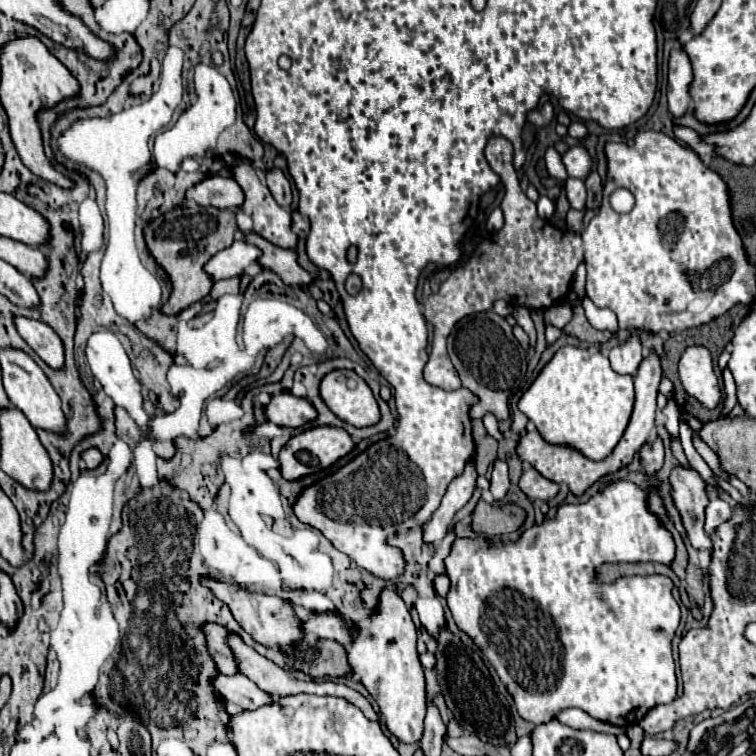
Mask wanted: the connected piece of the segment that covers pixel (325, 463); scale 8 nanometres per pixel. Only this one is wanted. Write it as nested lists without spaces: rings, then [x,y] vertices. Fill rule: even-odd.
[[[312,427],[298,435],[294,435],[278,453],[280,473],[284,479],[298,479],[302,475],[316,473],[320,469],[330,467],[334,461],[338,461],[342,455],[350,453],[354,449],[354,441],[344,429],[338,427]]]

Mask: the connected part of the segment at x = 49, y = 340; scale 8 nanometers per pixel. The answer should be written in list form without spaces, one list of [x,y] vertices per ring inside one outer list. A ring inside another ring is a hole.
[[[14,317],[14,325],[16,325],[20,337],[38,353],[38,357],[42,361],[46,361],[54,369],[64,365],[62,341],[54,333],[54,329],[50,329],[42,321],[28,319],[28,317]]]

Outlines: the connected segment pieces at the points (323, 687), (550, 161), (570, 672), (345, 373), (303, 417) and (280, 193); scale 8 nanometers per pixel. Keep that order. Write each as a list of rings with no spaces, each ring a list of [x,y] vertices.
[[[230,633],[228,637],[226,637],[226,643],[228,643],[228,647],[230,647],[230,651],[232,651],[232,655],[234,655],[234,661],[236,661],[236,665],[238,665],[238,671],[242,673],[242,675],[246,675],[250,681],[254,681],[260,689],[264,689],[264,691],[268,691],[268,693],[272,693],[274,697],[286,697],[286,695],[294,695],[294,693],[314,693],[314,695],[336,695],[336,697],[344,697],[346,701],[350,701],[350,703],[354,703],[370,721],[378,721],[380,717],[378,717],[378,713],[374,711],[374,707],[370,705],[370,701],[364,697],[364,695],[360,695],[358,691],[354,691],[354,689],[350,689],[350,687],[346,687],[344,683],[334,683],[334,681],[294,681],[282,667],[278,667],[276,663],[272,663],[272,661],[268,661],[266,657],[262,657],[262,655],[258,655],[252,647],[248,647],[242,639],[240,639],[240,635],[236,635],[236,633]]]
[[[552,147],[546,151],[546,169],[548,169],[548,175],[554,177],[554,179],[560,179],[560,181],[568,179],[566,169],[564,169],[564,165],[560,161],[560,153],[556,153]]]
[[[614,481],[604,491],[594,495],[588,503],[580,505],[560,505],[556,515],[552,519],[544,519],[542,525],[534,525],[522,533],[518,541],[506,541],[502,545],[488,545],[486,539],[456,539],[452,543],[450,555],[444,559],[446,573],[450,577],[450,593],[446,597],[448,607],[452,611],[452,617],[456,625],[466,631],[474,643],[484,651],[488,661],[494,665],[498,677],[506,685],[508,693],[514,697],[516,709],[522,719],[532,721],[534,725],[546,723],[554,719],[560,711],[568,707],[580,707],[594,719],[618,725],[618,727],[630,727],[642,721],[642,717],[654,709],[660,703],[670,703],[676,697],[676,675],[674,675],[674,659],[672,659],[672,637],[680,623],[680,607],[672,597],[672,581],[666,575],[632,575],[632,577],[618,577],[614,583],[594,583],[594,569],[602,563],[648,563],[658,561],[670,565],[674,559],[674,539],[672,535],[662,527],[662,523],[648,511],[646,499],[650,491],[630,483],[630,481]]]
[[[334,369],[320,381],[320,397],[328,409],[354,427],[368,427],[380,419],[370,387],[348,369]]]
[[[288,391],[272,395],[270,403],[264,409],[264,415],[270,423],[280,425],[280,427],[300,427],[306,421],[316,417],[310,401],[294,397]]]
[[[268,169],[268,171],[264,171],[264,177],[266,177],[266,185],[268,185],[272,197],[282,207],[288,207],[292,203],[292,189],[290,189],[286,175],[280,169]]]

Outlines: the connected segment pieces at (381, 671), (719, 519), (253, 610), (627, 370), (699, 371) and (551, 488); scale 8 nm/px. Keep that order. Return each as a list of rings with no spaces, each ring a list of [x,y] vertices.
[[[390,587],[380,591],[378,605],[368,621],[366,627],[358,629],[348,649],[348,665],[376,699],[388,731],[404,743],[418,743],[426,715],[426,695],[424,671],[416,653],[416,625],[402,597]]]
[[[712,499],[710,505],[706,507],[706,525],[704,525],[704,531],[706,531],[708,535],[712,535],[714,529],[716,529],[720,523],[728,521],[730,517],[732,517],[730,505],[728,505],[726,501],[722,501],[722,499]]]
[[[200,577],[200,583],[206,585],[220,601],[224,601],[230,611],[234,613],[234,619],[248,631],[258,643],[268,647],[292,647],[296,641],[300,641],[300,619],[292,611],[292,605],[286,603],[280,597],[268,597],[260,593],[250,593],[242,589],[236,583],[224,583],[214,577]]]
[[[630,339],[626,343],[620,343],[610,349],[608,355],[612,369],[620,375],[632,375],[638,371],[638,365],[642,363],[642,347],[638,339]]]
[[[688,347],[681,356],[678,373],[684,389],[706,408],[714,409],[720,403],[720,387],[706,347]]]
[[[524,463],[524,473],[520,477],[520,489],[530,497],[530,499],[540,499],[548,501],[558,493],[558,483],[542,477],[532,465]]]

